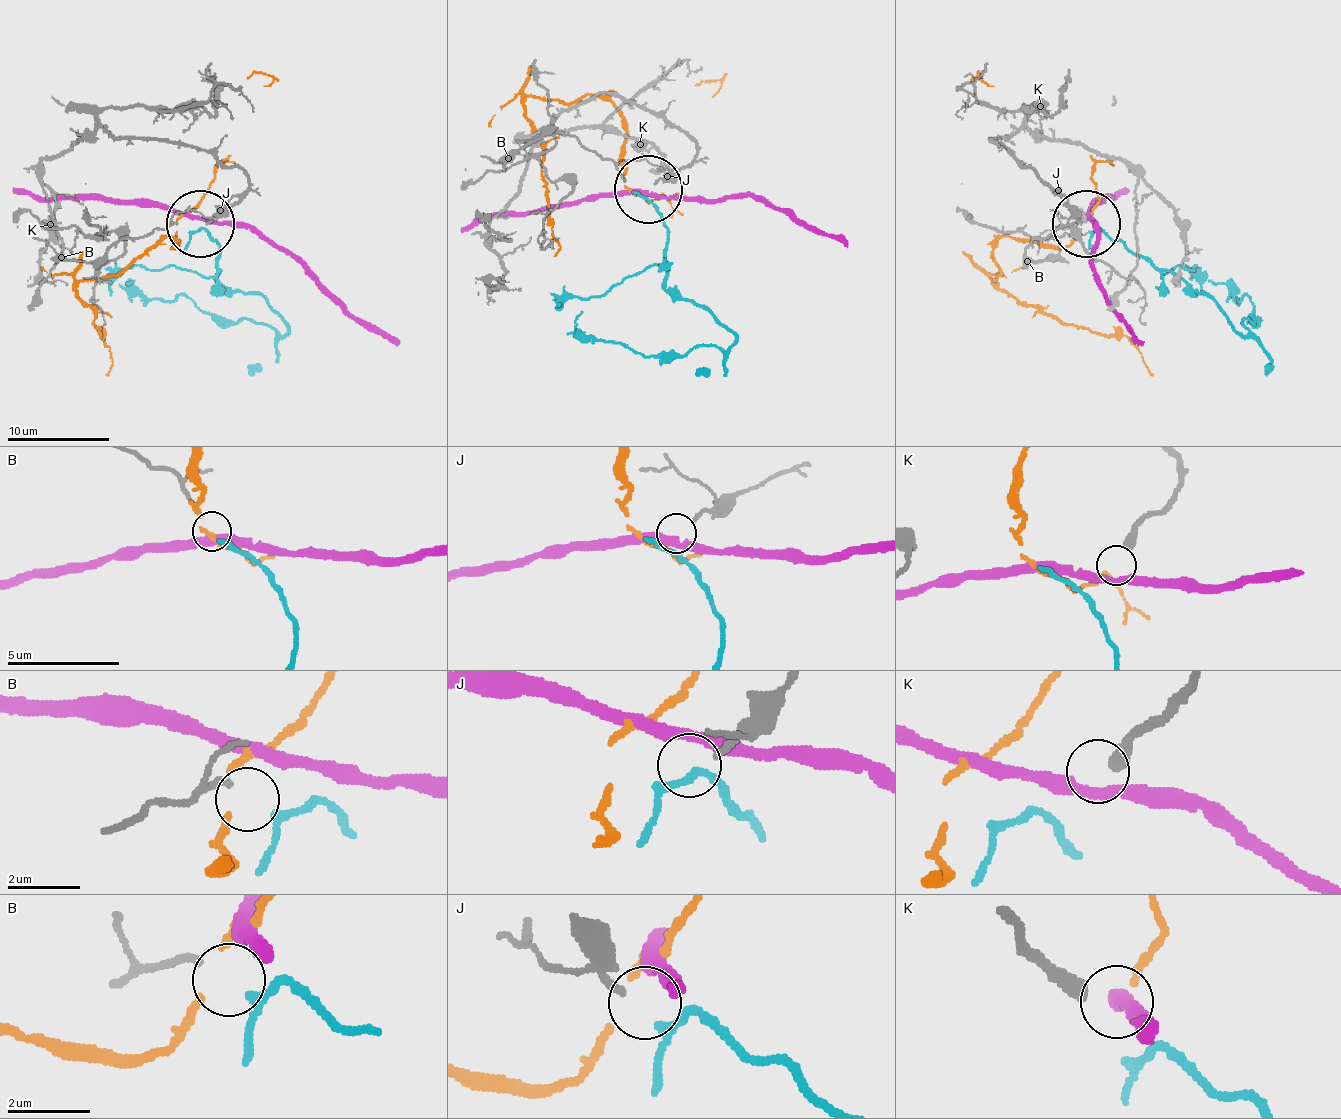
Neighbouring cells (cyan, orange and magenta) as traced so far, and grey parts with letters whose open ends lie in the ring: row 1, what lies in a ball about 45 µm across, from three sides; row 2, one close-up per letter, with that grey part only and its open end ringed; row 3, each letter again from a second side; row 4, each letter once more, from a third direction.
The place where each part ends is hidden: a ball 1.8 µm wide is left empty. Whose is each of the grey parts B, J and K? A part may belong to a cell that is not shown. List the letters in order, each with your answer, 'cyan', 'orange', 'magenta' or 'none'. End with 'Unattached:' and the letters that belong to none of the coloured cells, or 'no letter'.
B: cyan
J: none
K: none
Unattached: J, K

